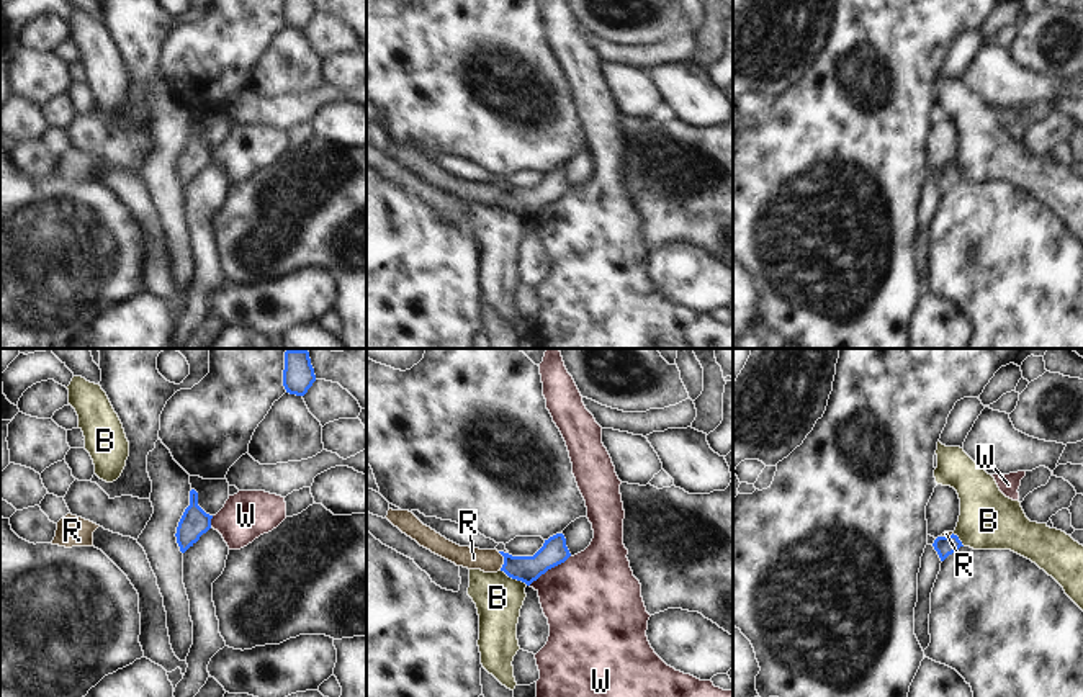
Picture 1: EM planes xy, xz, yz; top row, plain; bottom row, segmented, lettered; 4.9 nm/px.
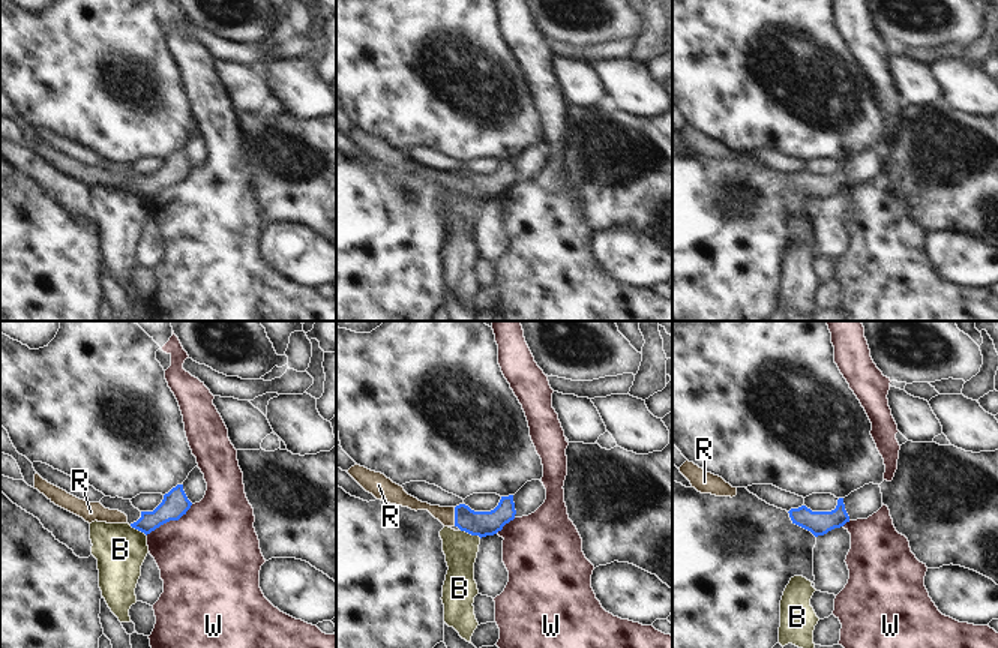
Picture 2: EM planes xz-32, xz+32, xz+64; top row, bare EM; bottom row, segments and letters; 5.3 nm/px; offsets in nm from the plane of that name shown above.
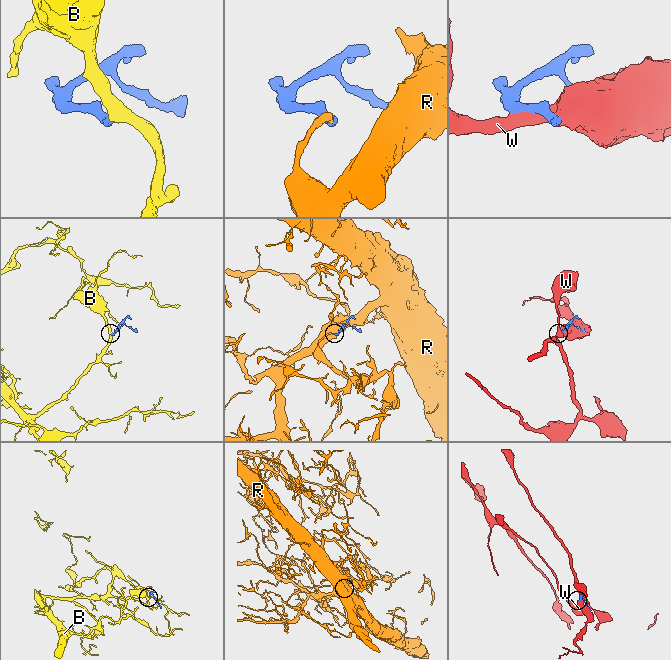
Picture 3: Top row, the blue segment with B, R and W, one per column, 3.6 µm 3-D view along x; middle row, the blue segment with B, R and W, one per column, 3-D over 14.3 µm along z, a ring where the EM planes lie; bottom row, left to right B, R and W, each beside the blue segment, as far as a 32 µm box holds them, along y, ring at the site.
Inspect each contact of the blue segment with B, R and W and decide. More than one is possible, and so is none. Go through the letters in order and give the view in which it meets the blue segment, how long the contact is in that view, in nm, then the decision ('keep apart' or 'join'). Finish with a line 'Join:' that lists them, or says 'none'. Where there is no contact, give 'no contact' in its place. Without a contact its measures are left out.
B: xz | 150 nm | keep apart
R: xz | 100 nm | join
W: xz | 260 nm | keep apart
Join: R

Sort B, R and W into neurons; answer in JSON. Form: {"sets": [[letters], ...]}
{"sets": [["B"], ["R"], ["W"]]}

